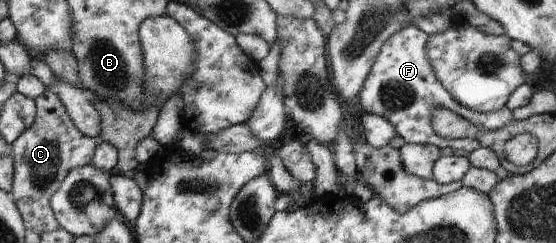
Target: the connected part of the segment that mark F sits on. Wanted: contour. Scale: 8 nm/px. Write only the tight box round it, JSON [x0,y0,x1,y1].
[356,24,513,154]

